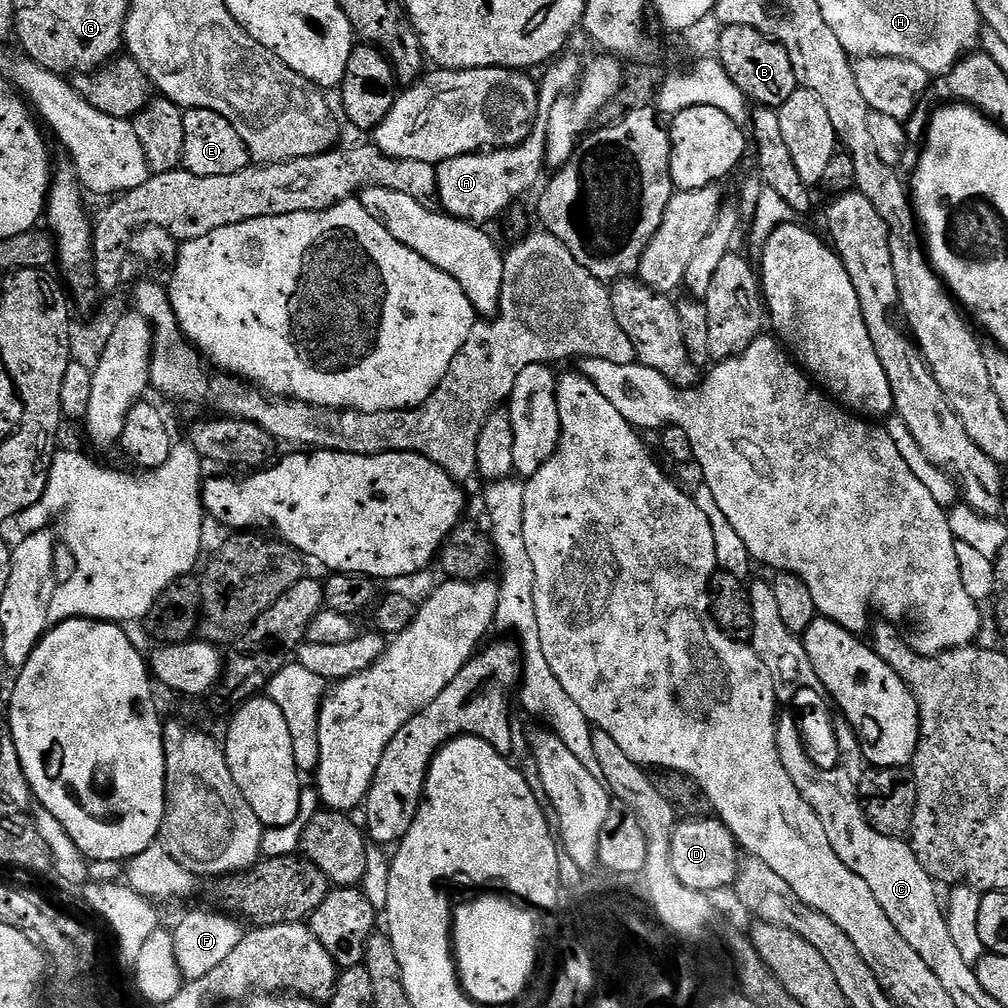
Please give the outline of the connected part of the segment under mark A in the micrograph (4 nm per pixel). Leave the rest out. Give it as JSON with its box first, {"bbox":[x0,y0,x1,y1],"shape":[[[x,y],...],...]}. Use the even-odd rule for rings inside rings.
{"bbox":[436,126,547,226],"shape":[[[536,126],[521,144],[512,148],[494,148],[442,160],[436,170],[439,205],[449,216],[477,226],[487,225],[487,220],[502,215],[504,211],[507,213],[523,192],[541,183],[540,175],[546,172],[547,154],[545,129]]]}

